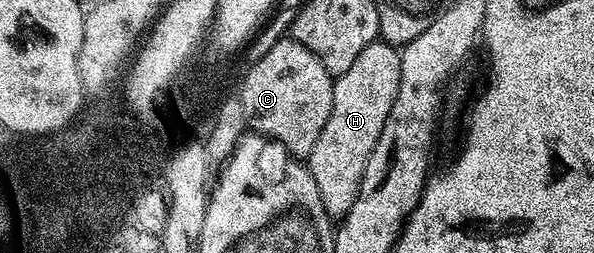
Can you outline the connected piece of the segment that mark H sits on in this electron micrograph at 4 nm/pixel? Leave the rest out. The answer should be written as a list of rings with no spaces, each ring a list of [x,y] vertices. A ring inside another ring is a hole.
[[[375,40],[364,48],[364,52],[360,52],[360,56],[356,56],[348,72],[334,78],[332,112],[308,159],[312,180],[316,180],[316,188],[320,188],[320,200],[331,219],[341,220],[348,208],[356,204],[368,156],[372,156],[372,150],[380,140],[384,120],[388,120],[392,100],[396,100],[396,88],[400,88],[399,51],[399,47]]]

